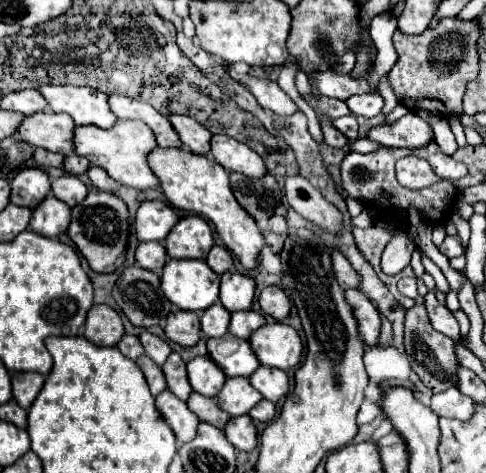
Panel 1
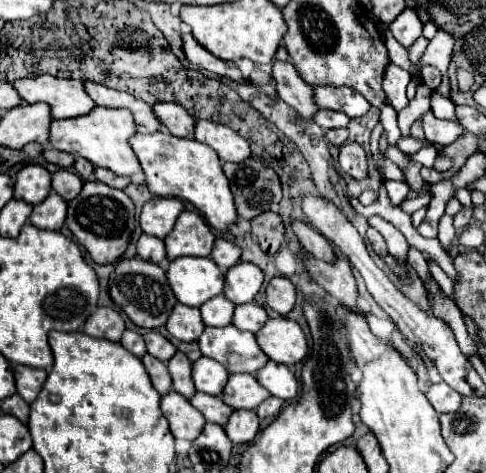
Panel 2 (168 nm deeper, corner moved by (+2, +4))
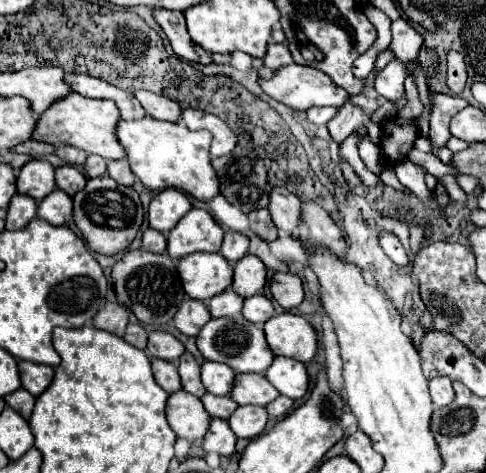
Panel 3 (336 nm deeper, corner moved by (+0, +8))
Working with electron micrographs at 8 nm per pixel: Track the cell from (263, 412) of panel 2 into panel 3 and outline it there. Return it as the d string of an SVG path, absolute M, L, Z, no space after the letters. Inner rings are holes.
M277 396L277 398L275 398L273 402L269 402L265 408L267 408L269 416L281 418L281 416L285 416L285 414L293 408L293 400L287 398L287 396Z

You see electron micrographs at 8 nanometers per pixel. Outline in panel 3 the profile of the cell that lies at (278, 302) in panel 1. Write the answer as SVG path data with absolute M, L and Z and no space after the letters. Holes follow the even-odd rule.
M277 272L271 280L271 294L277 300L277 304L285 310L299 306L303 300L301 278L291 272Z

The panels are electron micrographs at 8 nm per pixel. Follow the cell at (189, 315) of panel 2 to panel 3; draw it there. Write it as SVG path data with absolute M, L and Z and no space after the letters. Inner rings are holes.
M187 298L187 300L183 300L183 304L177 310L177 314L173 318L173 326L185 336L197 336L199 328L203 328L203 324L207 324L207 320L211 320L211 314L209 314L205 302Z

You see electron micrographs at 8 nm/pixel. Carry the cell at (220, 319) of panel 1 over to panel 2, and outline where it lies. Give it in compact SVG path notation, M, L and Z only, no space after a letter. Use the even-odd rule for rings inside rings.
M215 296L201 306L201 316L205 326L229 326L233 320L235 306L225 296Z

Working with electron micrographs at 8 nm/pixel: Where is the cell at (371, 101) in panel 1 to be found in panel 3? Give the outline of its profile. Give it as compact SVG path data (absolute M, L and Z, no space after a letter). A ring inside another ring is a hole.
M289 64L281 70L277 70L273 74L271 80L261 80L261 88L275 100L295 108L295 110L307 110L313 106L335 106L339 108L339 104L345 104L349 100L349 94L343 92L343 88L339 88L327 74L323 74L317 68L311 66L299 66L299 64Z

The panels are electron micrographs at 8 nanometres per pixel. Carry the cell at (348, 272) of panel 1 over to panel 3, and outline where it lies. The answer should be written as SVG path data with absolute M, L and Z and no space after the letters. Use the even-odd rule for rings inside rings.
M273 188L269 210L275 226L287 234L293 234L293 226L301 220L301 200L287 188Z

